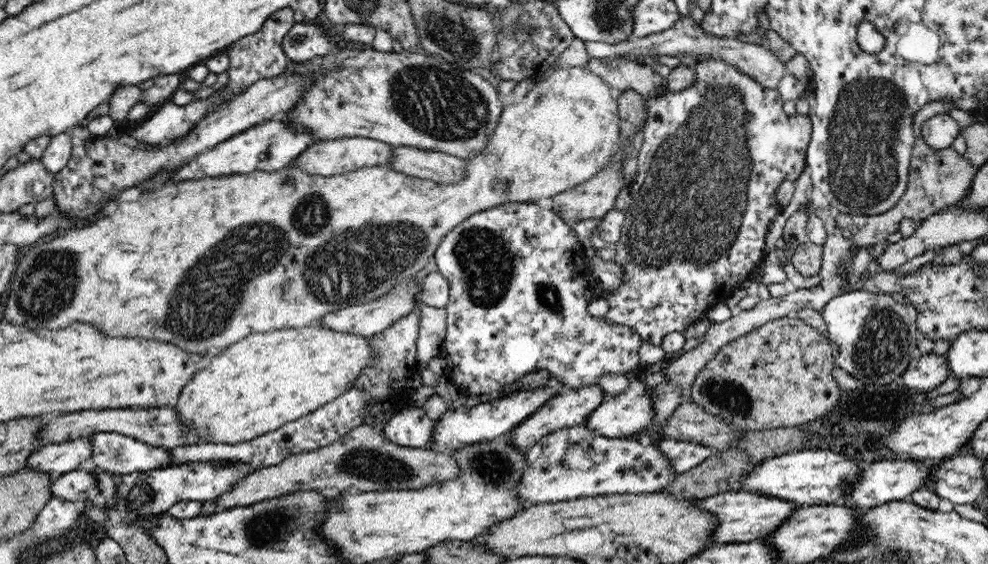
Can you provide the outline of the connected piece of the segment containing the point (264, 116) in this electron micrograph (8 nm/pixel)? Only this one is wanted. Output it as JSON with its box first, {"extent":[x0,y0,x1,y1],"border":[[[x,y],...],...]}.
{"extent":[52,75,310,222],"border":[[[278,75],[259,80],[252,83],[244,92],[215,107],[204,118],[201,118],[186,136],[170,140],[170,142],[164,142],[164,144],[154,144],[154,146],[142,144],[137,142],[135,138],[131,138],[130,135],[121,132],[117,136],[109,135],[109,133],[98,137],[90,136],[83,144],[79,146],[73,145],[71,157],[66,166],[63,166],[58,172],[54,173],[52,197],[54,197],[55,209],[58,213],[66,215],[73,222],[76,222],[78,218],[89,218],[91,214],[101,210],[104,203],[118,198],[123,190],[138,187],[158,175],[162,175],[162,177],[170,176],[170,171],[178,170],[178,168],[192,160],[197,154],[214,148],[214,146],[248,130],[250,127],[261,125],[284,115],[286,112],[290,112],[290,108],[300,100],[302,88],[308,86],[308,84],[310,84],[308,77],[302,76],[284,77]]]}

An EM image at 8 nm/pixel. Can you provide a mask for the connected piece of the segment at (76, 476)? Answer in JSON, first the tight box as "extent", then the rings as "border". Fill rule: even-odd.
{"extent":[50,467,99,504],"border":[[[81,467],[67,472],[53,479],[50,484],[52,497],[64,498],[75,504],[82,500],[92,500],[96,494],[99,494],[98,483],[90,473],[90,468]]]}

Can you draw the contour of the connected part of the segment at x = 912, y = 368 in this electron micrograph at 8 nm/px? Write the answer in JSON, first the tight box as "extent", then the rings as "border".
{"extent":[902,352,950,394],"border":[[[930,352],[913,358],[902,372],[902,385],[919,393],[931,394],[950,376],[948,365],[944,364],[942,355]]]}

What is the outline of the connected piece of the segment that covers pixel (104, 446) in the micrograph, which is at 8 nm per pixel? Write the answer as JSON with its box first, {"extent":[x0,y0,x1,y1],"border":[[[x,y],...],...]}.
{"extent":[88,432,175,475],"border":[[[92,432],[88,439],[92,447],[89,463],[106,472],[125,475],[175,465],[170,450],[150,446],[125,434]]]}

